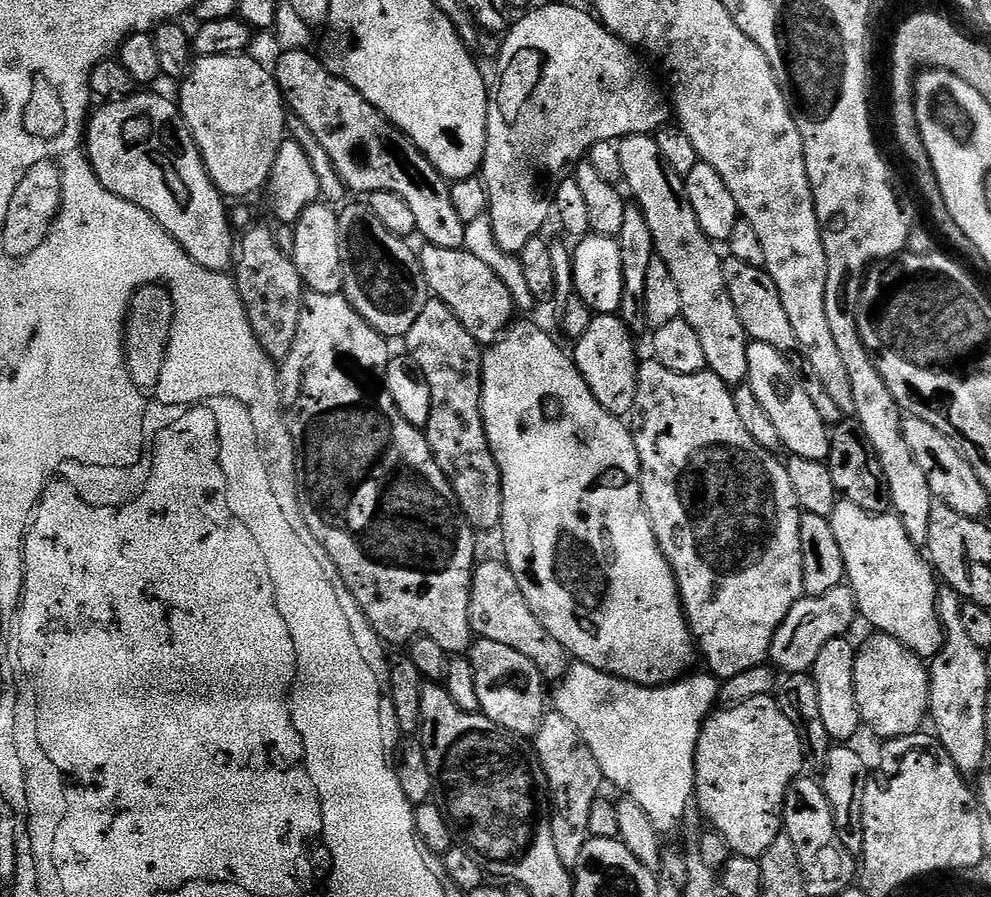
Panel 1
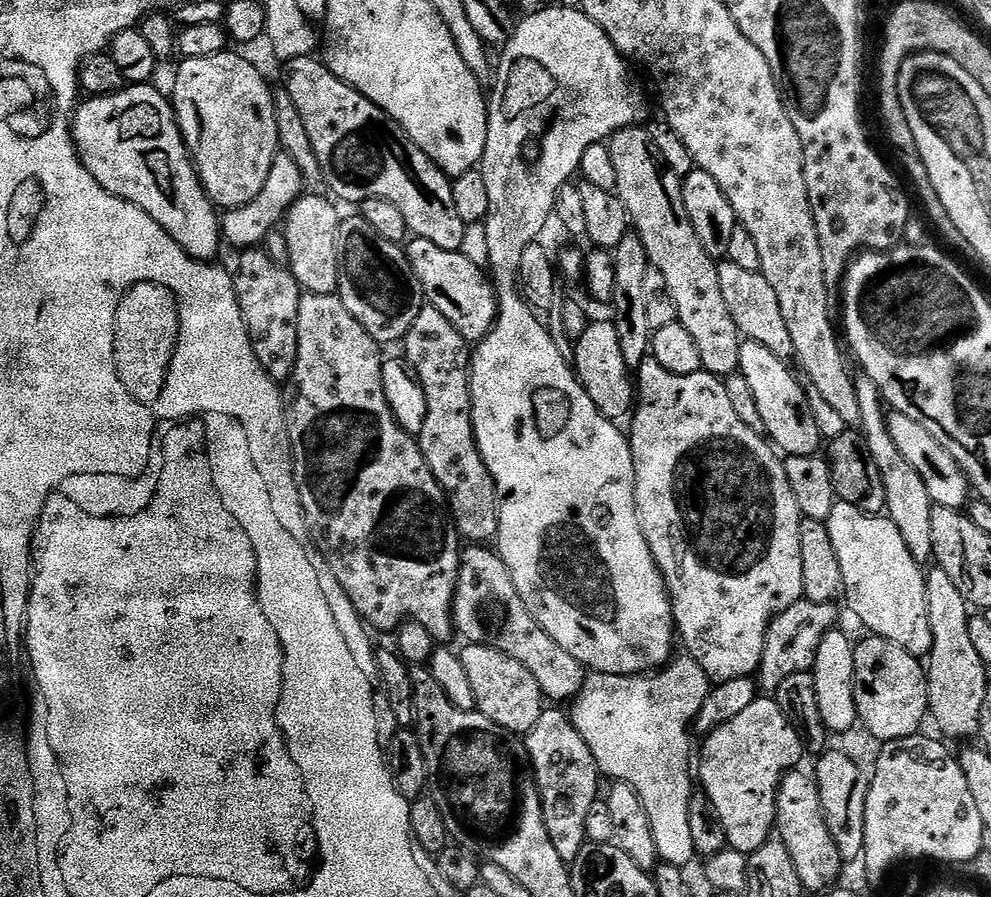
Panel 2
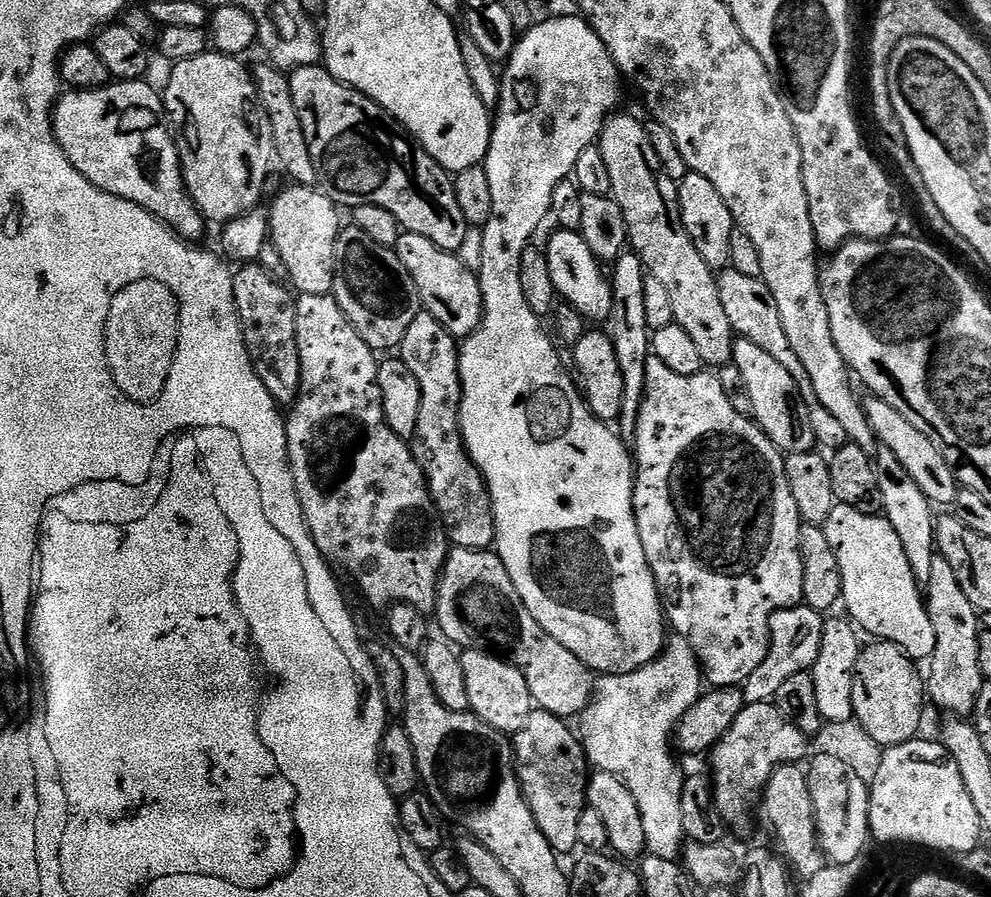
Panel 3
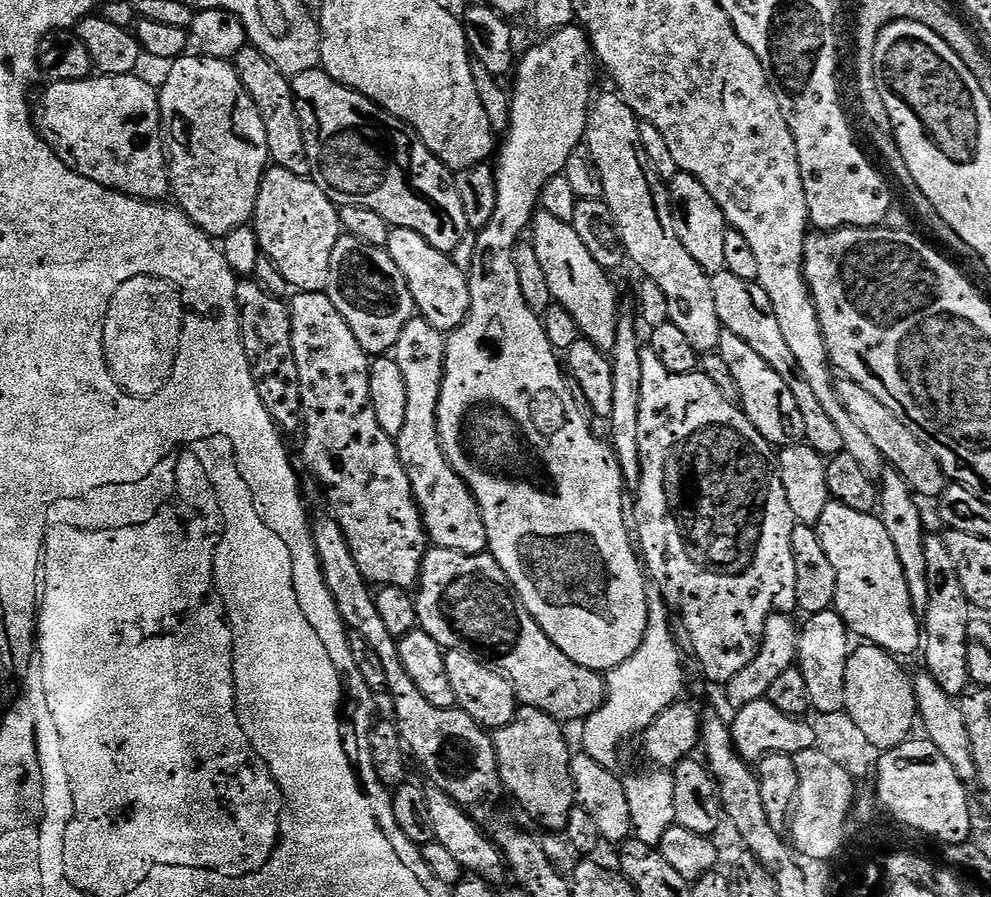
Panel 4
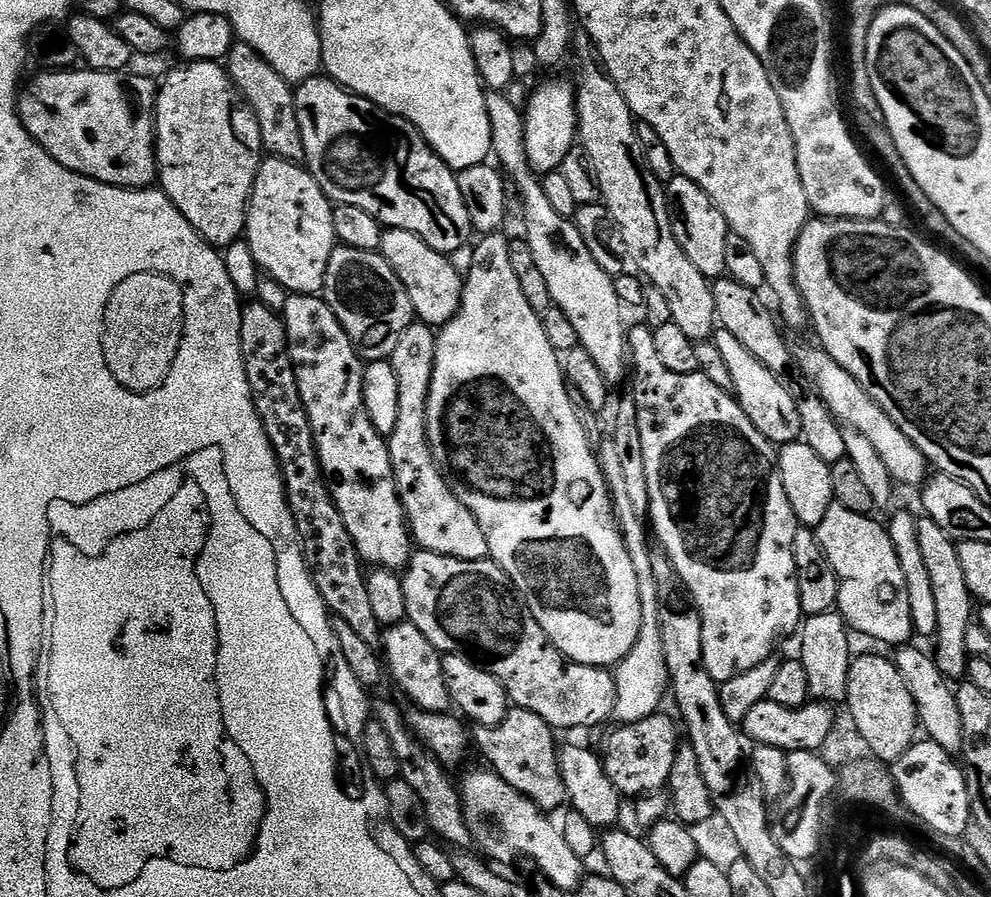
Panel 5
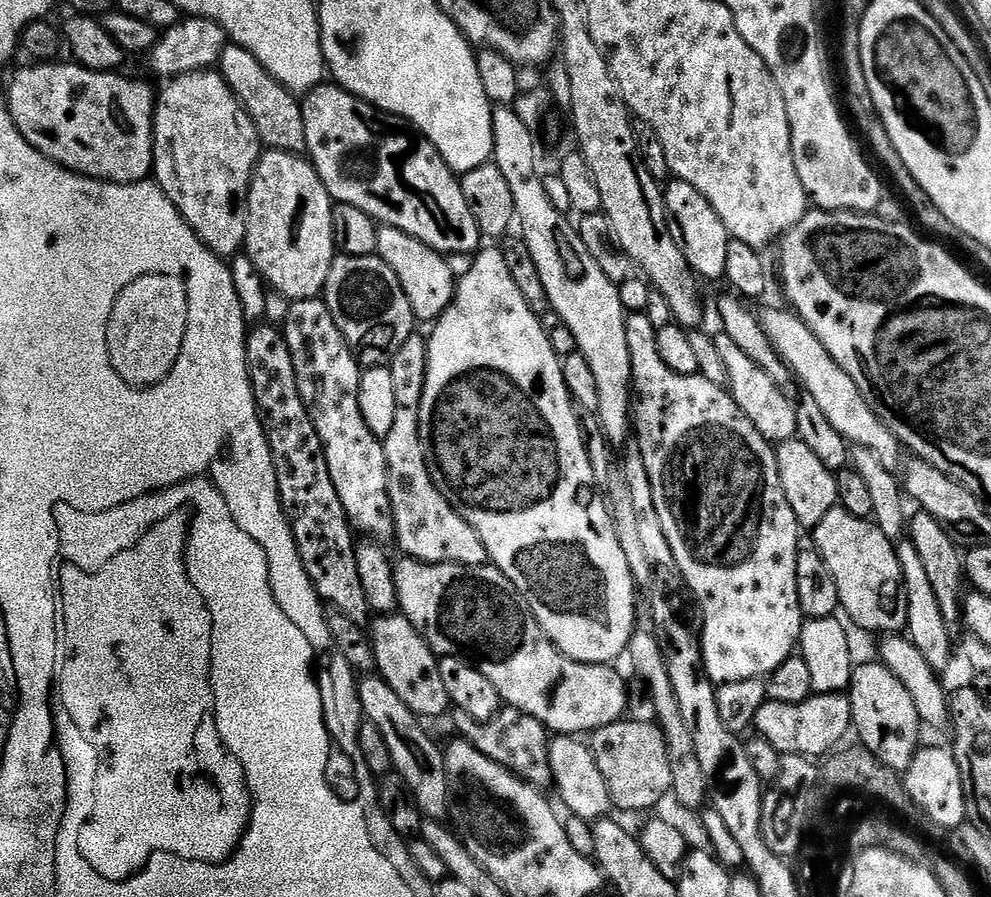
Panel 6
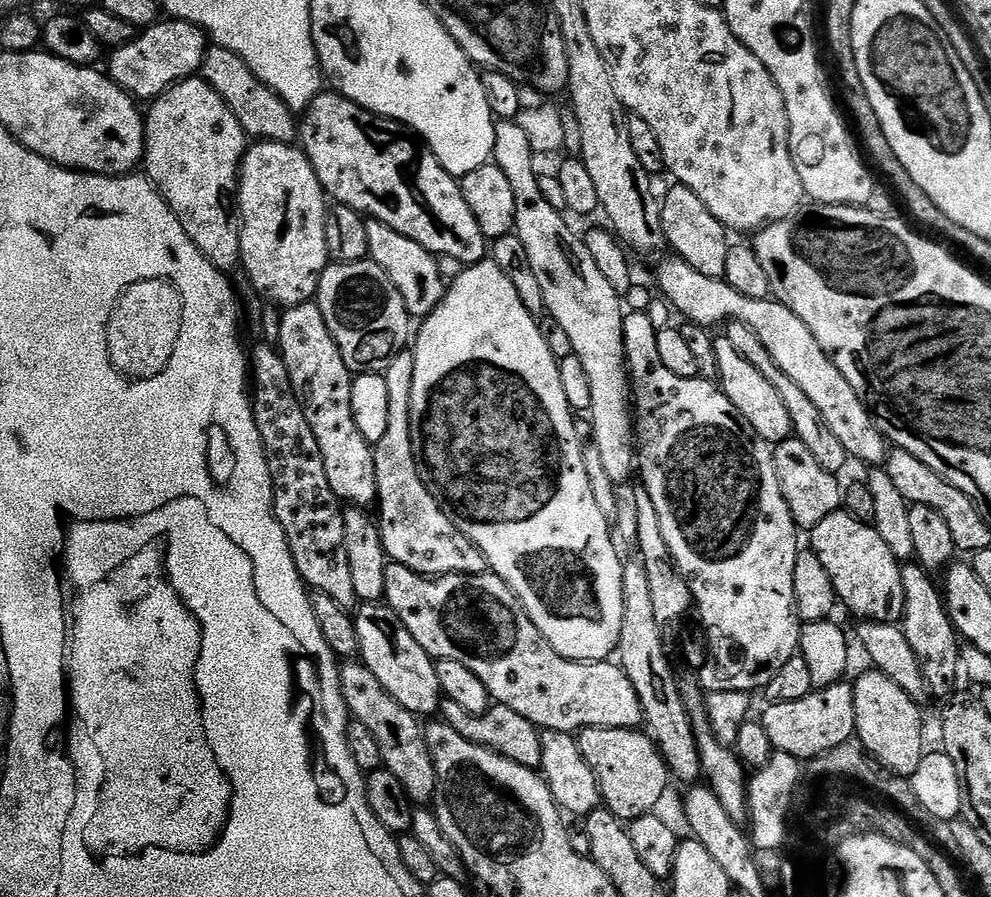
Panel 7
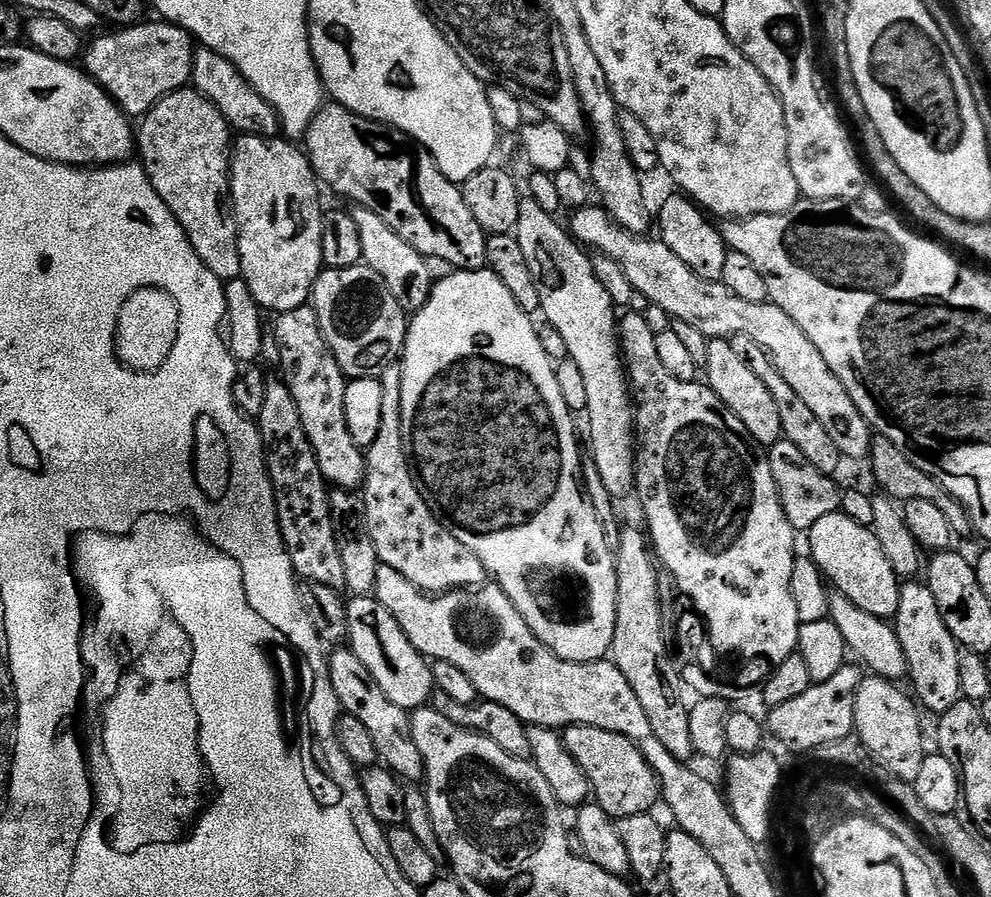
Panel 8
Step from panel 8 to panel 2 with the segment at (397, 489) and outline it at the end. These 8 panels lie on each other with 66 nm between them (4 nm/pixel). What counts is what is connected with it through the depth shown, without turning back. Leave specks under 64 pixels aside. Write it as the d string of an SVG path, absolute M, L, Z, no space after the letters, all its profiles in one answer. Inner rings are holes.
M426 306L418 314L418 318L414 318L414 326L410 326L410 330L404 335L402 341L404 353L403 359L409 368L415 372L420 379L422 390L426 394L426 424L422 426L418 443L422 454L426 458L426 462L430 466L430 470L434 474L434 478L440 483L440 489L443 490L446 497L446 507L450 513L451 519L454 521L454 527L461 537L468 542L492 542L496 539L496 531L498 530L498 514L496 513L496 487L494 480L490 478L490 470L486 470L486 462L482 458L482 454L478 450L478 442L474 438L474 426L472 425L472 387L470 386L470 378L472 377L472 354L473 349L470 347L469 341L462 338L462 334L458 334L458 330L454 330L454 326L450 326L450 322L438 310L434 310L431 306Z

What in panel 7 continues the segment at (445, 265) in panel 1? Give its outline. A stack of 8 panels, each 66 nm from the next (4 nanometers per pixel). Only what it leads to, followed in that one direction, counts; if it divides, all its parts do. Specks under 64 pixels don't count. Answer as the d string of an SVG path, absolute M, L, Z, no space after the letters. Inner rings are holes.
M369 219L366 223L366 242L371 260L382 270L386 270L386 278L394 282L398 294L402 294L402 302L406 302L406 310L413 318L428 316L442 302L446 291L446 279L440 273L441 261L427 252L418 242L398 234L390 226L380 220Z

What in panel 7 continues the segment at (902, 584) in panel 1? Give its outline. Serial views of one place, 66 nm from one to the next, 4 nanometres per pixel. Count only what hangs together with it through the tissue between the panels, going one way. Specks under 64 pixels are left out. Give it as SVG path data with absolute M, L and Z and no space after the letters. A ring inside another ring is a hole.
M841 510L822 518L816 528L811 529L812 544L811 551L818 554L822 566L826 566L826 574L830 574L830 582L834 582L836 599L841 605L844 604L860 616L861 621L873 620L879 624L894 624L903 621L904 618L904 591L902 590L902 567L901 561L896 559L895 554L882 542L882 534L871 523L856 520L847 510Z

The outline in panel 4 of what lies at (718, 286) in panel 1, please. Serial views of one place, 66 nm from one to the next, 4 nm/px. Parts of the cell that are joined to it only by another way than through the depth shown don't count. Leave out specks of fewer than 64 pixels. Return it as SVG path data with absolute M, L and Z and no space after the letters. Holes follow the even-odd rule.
M619 94L611 95L595 97L588 114L586 133L589 154L601 174L604 187L603 200L608 203L610 210L614 210L614 218L618 218L618 230L627 259L633 260L645 272L643 275L647 279L662 286L662 294L666 294L668 319L671 324L678 326L678 330L686 334L690 346L694 346L696 353L715 353L720 347L722 325L718 318L718 310L714 307L712 277L702 270L702 266L698 266L698 262L694 262L694 258L690 258L686 246L682 246L682 241L678 239L678 230L674 226L672 213L672 194L669 185L658 174L658 170L654 170L650 162L650 154L646 154L646 146L642 146L641 121L636 119L634 110L626 106L626 102Z

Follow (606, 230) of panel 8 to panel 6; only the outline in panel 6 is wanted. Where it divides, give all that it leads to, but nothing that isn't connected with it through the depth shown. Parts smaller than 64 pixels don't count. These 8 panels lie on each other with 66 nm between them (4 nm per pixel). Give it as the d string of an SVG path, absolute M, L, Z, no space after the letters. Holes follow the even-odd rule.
M780 308L761 311L759 318L762 330L766 330L766 338L770 338L774 350L787 362L788 369L796 376L801 389L808 392L810 398L814 398L814 402L818 402L830 426L834 426L834 430L838 430L838 434L842 434L842 438L847 440L849 445L872 451L878 462L886 466L886 470L899 473L902 468L900 440L876 417L866 398L862 398L862 390L858 390L854 378L850 378L850 374L846 374L846 370L842 370L842 366L838 366L838 362L830 358L826 346L818 342L818 338L808 329L806 322L795 312L783 312Z

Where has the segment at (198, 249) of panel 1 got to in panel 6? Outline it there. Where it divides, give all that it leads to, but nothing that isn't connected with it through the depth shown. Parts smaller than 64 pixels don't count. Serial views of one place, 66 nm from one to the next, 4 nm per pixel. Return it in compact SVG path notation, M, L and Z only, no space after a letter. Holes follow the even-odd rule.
M36 62L32 68L20 68L12 76L12 85L8 88L6 99L8 101L8 113L12 116L14 126L46 158L53 160L55 164L60 164L63 168L69 168L71 172L77 172L80 176L89 176L92 180L107 180L109 184L138 184L142 180L149 179L153 175L152 171L152 114L154 111L154 88L148 84L143 84L140 80L131 80L128 76L120 76L119 71L114 72L92 72L89 68L82 68L75 62L60 64L61 62Z

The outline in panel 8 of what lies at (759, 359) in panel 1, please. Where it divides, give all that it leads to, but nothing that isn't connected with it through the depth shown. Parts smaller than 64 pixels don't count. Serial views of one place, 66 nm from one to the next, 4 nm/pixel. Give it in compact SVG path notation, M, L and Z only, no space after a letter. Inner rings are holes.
M712 338L708 342L706 362L702 365L703 371L708 371L706 383L718 394L718 398L732 411L746 426L752 439L761 446L771 446L782 439L782 418L778 418L778 406L774 402L774 394L766 390L766 382L734 354L731 343L724 338Z

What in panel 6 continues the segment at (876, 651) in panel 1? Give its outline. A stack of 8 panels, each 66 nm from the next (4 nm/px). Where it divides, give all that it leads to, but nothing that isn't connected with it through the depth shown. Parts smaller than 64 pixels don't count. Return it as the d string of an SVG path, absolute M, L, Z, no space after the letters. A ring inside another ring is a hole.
M883 662L876 664L857 663L852 669L852 682L850 685L850 699L852 702L852 726L855 735L860 735L859 743L873 753L886 767L892 768L899 774L904 773L910 766L910 762L915 758L918 749L921 747L920 715L910 699L910 694L898 678L894 678L892 671Z

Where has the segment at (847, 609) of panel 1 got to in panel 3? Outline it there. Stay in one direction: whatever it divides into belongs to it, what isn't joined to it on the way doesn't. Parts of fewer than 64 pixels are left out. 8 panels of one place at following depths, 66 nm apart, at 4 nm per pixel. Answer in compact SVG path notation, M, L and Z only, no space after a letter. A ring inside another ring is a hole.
M805 604L793 608L776 611L768 619L769 650L758 670L750 674L742 687L745 704L766 704L775 701L778 689L786 678L794 678L794 674L811 671L821 648L821 634L824 632L824 618L819 612Z

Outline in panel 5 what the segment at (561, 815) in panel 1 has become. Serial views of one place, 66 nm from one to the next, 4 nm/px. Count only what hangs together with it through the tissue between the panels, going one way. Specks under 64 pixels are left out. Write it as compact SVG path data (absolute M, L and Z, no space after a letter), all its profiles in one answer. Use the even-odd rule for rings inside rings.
M509 707L508 713L498 725L477 724L471 729L474 748L481 752L490 765L518 794L530 798L540 807L540 811L555 813L555 808L563 809L568 804L566 782L560 769L560 748L556 744L557 733L538 714L525 708Z

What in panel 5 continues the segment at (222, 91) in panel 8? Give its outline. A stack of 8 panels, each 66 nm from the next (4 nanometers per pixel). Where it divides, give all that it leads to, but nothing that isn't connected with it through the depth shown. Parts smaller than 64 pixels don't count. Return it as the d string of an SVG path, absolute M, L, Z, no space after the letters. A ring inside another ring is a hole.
M243 42L233 44L226 61L228 76L236 84L245 104L249 104L252 113L258 118L262 130L262 142L269 157L285 160L291 164L303 165L306 158L306 146L302 146L302 129L298 127L298 106L293 85L288 83L254 46Z

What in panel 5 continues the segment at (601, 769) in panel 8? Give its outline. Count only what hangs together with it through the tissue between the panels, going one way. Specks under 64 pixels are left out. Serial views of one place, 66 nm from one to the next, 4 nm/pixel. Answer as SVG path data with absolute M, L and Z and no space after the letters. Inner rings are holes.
M664 715L647 716L633 724L620 724L609 734L602 759L610 782L614 782L621 797L643 798L659 793L667 785L670 770L674 770L676 751L682 743L682 728L675 719L672 721Z

